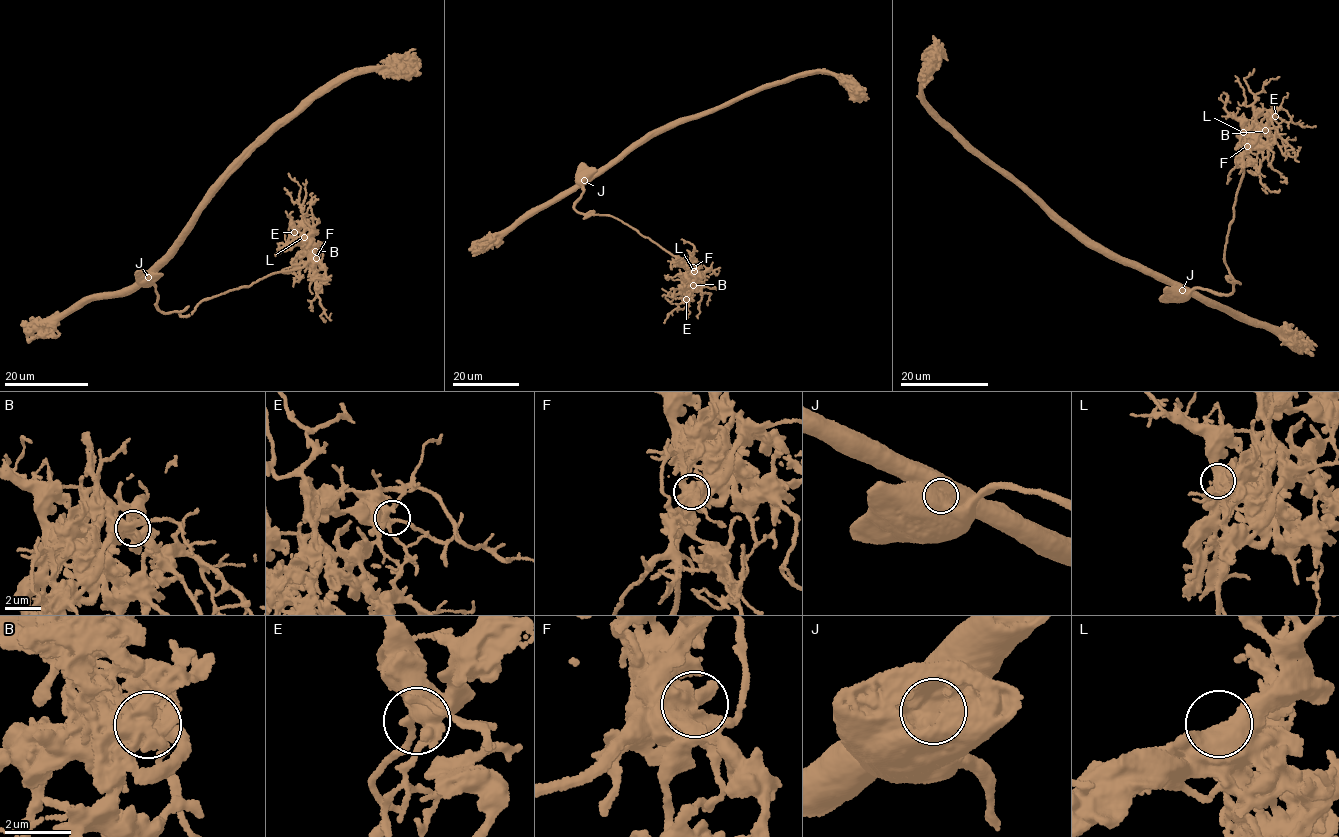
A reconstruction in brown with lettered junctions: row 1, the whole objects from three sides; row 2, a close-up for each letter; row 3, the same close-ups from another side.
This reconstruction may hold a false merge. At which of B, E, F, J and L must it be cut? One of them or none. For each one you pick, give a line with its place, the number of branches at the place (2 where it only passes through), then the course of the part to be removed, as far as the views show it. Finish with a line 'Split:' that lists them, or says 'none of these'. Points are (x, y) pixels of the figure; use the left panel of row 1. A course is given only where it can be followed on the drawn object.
J: (148, 277) | 1 | (148, 277), (160, 311), (182, 315), (202, 300), (305, 264), (303, 227), (290, 223), (278, 254)
Split: J

